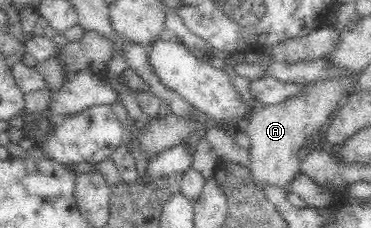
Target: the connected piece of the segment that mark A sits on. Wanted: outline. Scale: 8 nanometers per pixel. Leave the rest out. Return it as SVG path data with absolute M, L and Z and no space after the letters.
M319 81L319 83L307 84L307 93L297 95L293 99L287 99L276 105L267 105L255 113L250 113L249 123L247 123L247 132L251 146L249 147L248 169L253 182L263 189L265 186L275 186L279 189L286 187L294 182L297 175L300 174L301 149L304 142L316 134L317 131L330 119L330 116L336 111L338 102L348 93L348 89L342 86L342 81Z

